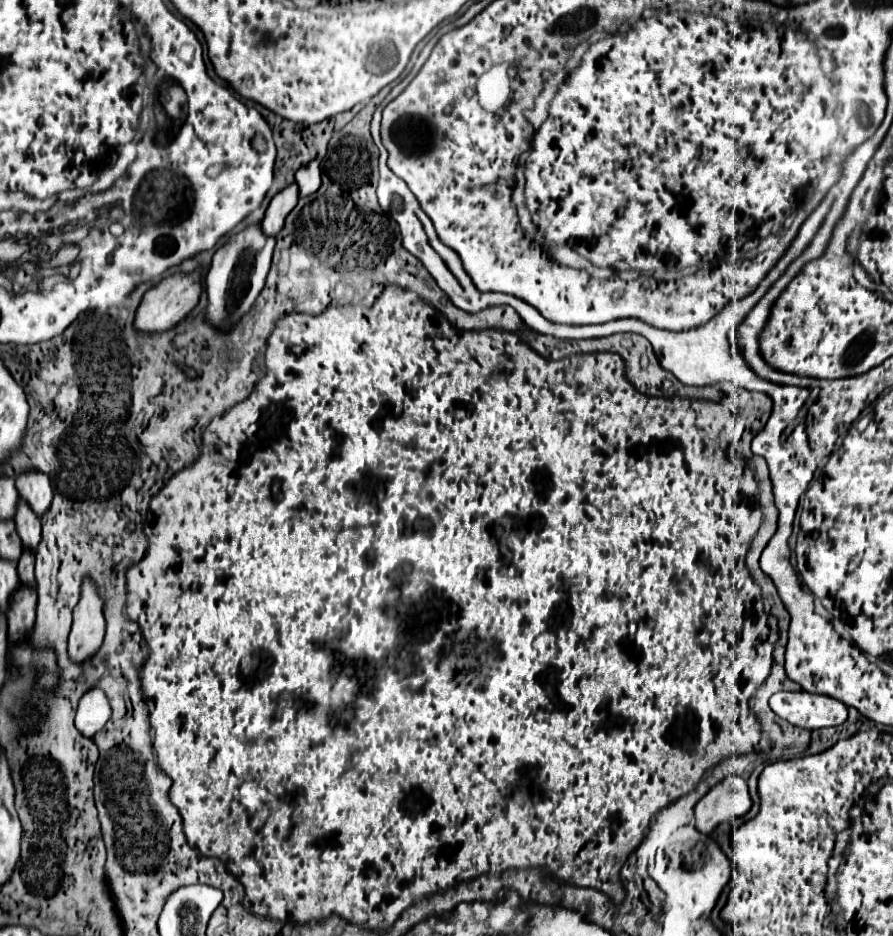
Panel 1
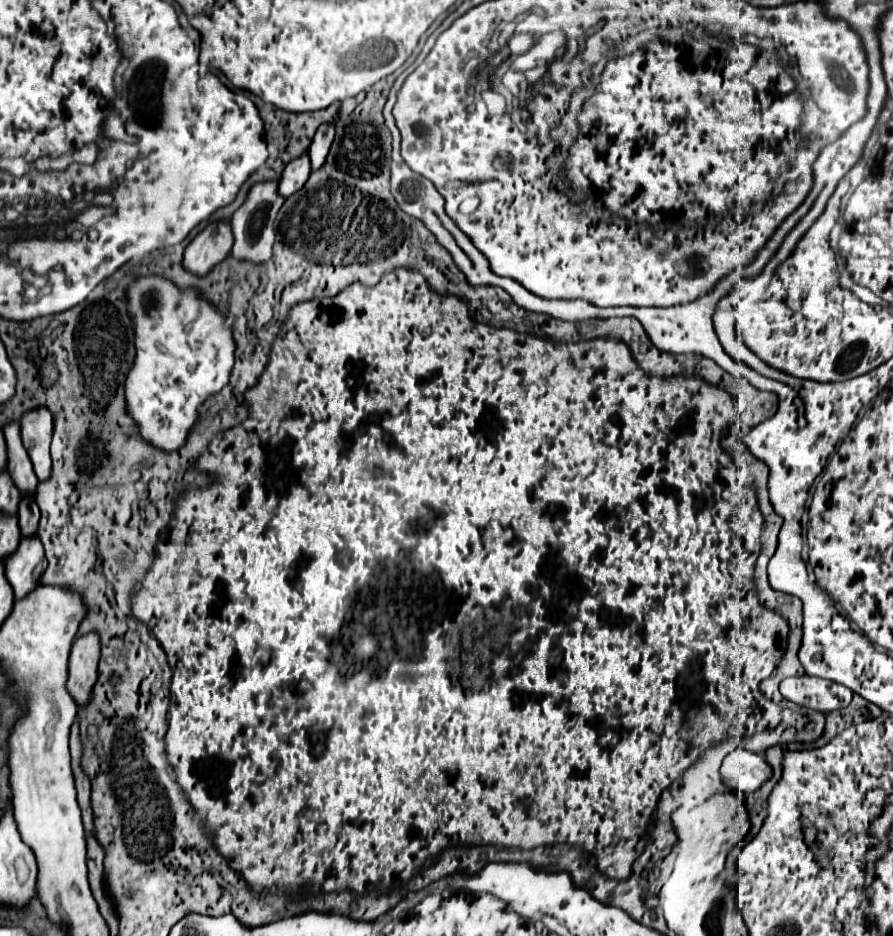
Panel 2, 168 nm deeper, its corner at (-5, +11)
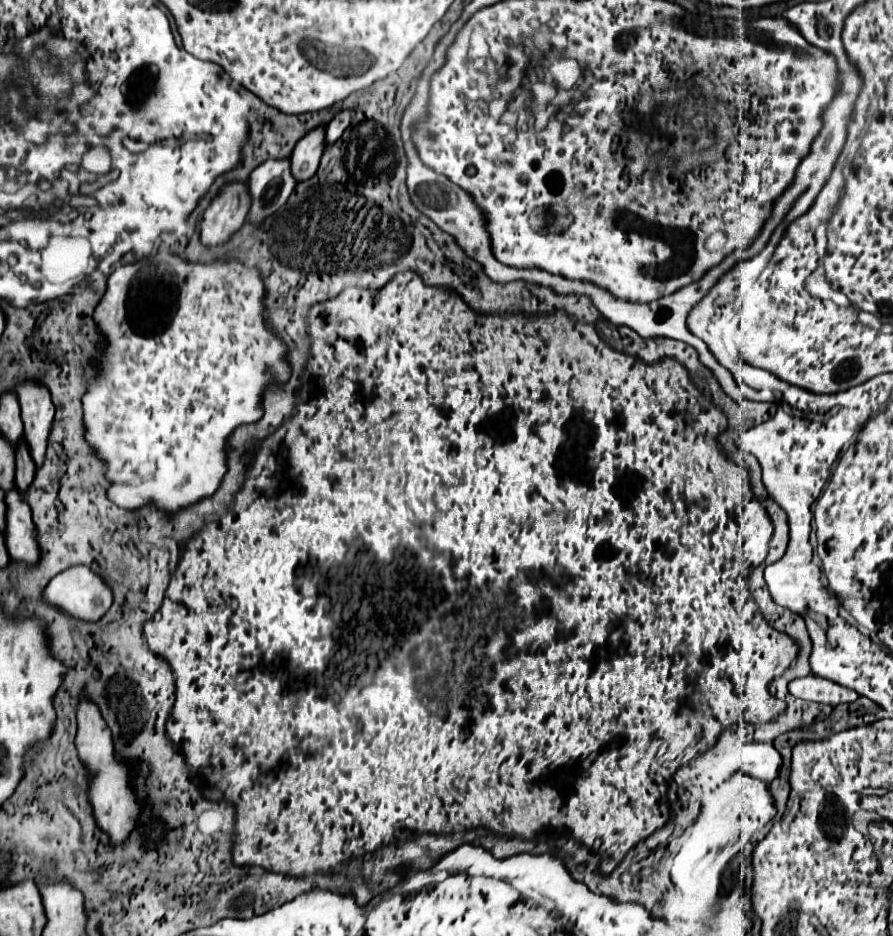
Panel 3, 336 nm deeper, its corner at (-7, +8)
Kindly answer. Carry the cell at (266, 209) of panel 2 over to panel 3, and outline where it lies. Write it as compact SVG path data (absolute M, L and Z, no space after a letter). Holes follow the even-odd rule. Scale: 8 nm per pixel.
M267 159L263 165L257 165L249 175L249 191L253 197L249 221L261 225L267 215L273 215L279 207L283 207L297 185L295 177L291 177L291 161L289 159Z

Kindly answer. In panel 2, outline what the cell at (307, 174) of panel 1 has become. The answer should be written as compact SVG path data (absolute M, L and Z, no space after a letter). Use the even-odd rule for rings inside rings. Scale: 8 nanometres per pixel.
M325 124L325 126L319 126L315 138L313 138L313 144L309 148L309 158L311 158L311 170L317 172L325 158L327 158L327 152L329 152L329 146L333 142L333 136L335 136L335 128Z

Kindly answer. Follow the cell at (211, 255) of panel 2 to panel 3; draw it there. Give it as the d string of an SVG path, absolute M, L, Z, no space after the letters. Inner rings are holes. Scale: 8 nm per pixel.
M233 181L223 185L219 195L213 197L201 221L201 241L205 245L219 245L227 241L227 237L245 223L251 207L251 195L247 191L247 183Z

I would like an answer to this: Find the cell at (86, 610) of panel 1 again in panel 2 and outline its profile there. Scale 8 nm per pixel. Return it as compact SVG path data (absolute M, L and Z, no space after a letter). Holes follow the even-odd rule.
M95 630L75 636L69 654L69 692L77 696L79 706L89 704L91 688L97 680L97 662L101 658L101 638Z

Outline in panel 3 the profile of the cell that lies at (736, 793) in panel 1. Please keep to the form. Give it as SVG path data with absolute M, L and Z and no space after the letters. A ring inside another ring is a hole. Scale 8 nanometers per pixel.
M751 741L743 747L741 765L743 771L755 779L771 783L781 767L781 753L773 747L773 743L759 743Z

